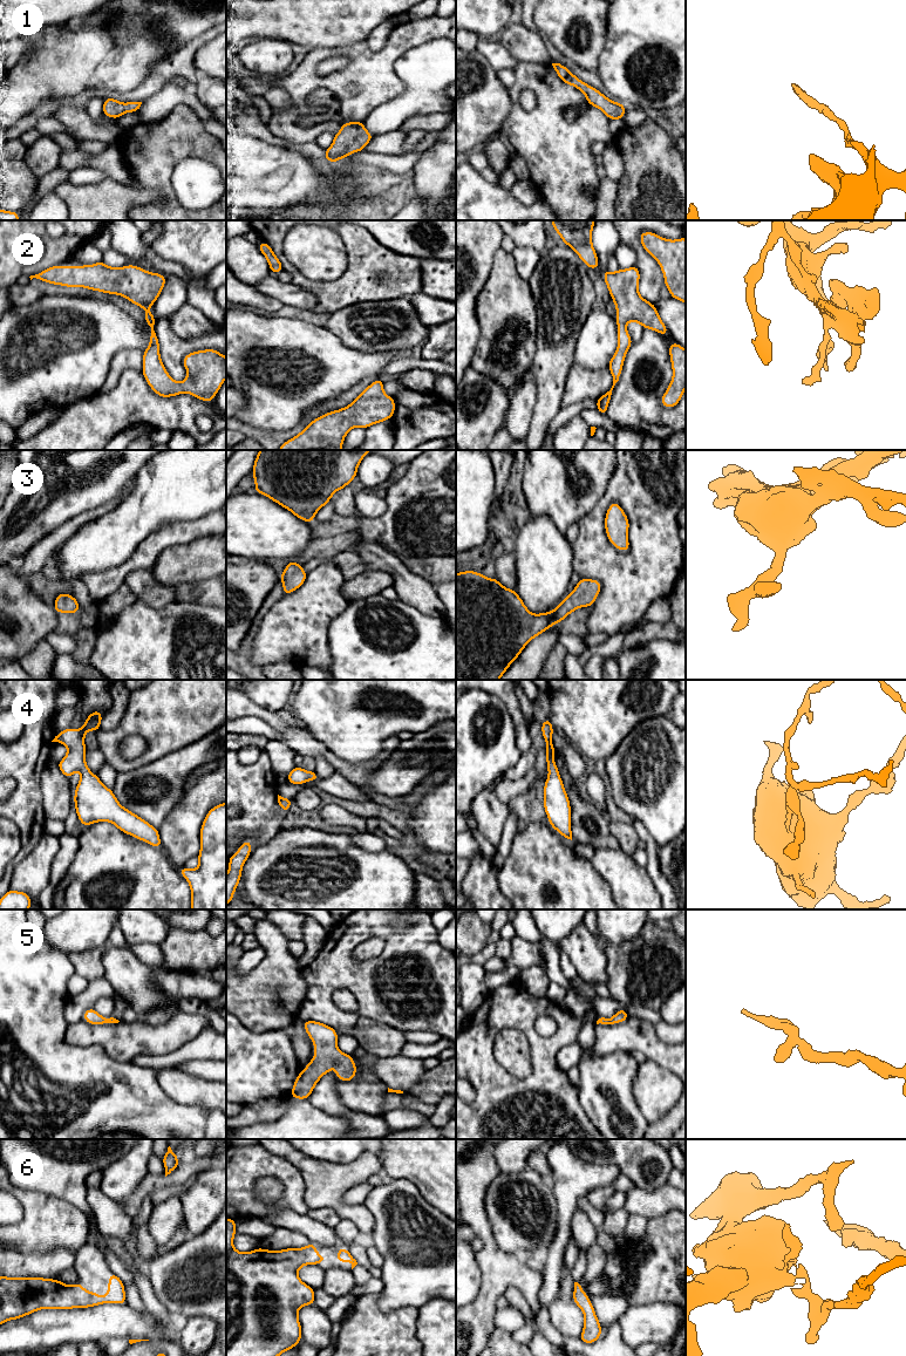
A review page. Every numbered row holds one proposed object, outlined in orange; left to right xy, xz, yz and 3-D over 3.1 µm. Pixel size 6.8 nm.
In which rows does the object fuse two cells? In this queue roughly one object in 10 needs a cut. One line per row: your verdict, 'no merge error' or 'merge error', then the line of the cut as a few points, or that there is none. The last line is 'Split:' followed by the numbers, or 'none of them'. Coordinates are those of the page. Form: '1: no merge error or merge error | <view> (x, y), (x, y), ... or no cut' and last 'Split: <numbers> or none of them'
1: no merge error | no cut
2: no merge error | no cut
3: no merge error | no cut
4: no merge error | no cut
5: no merge error | no cut
6: no merge error | no cut
Split: none of them

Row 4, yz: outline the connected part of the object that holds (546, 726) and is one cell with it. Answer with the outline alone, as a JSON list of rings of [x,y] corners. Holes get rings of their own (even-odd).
[[[546,718],[540,725],[543,737],[546,742],[546,764],[549,770],[544,785],[544,809],[550,825],[563,837],[572,840],[571,805],[559,775],[559,769],[554,764],[553,727],[550,718]]]

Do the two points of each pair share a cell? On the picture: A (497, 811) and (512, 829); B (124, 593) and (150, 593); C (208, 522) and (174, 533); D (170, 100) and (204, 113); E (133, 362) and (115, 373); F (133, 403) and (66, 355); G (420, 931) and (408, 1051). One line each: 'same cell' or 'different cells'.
A: different cells
B: different cells
C: same cell
D: same cell
E: same cell
F: different cells
G: different cells

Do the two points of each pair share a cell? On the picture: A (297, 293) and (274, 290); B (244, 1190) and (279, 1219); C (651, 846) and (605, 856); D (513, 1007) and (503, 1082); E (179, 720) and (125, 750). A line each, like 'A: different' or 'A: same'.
A: same
B: different
C: different
D: same
E: different

